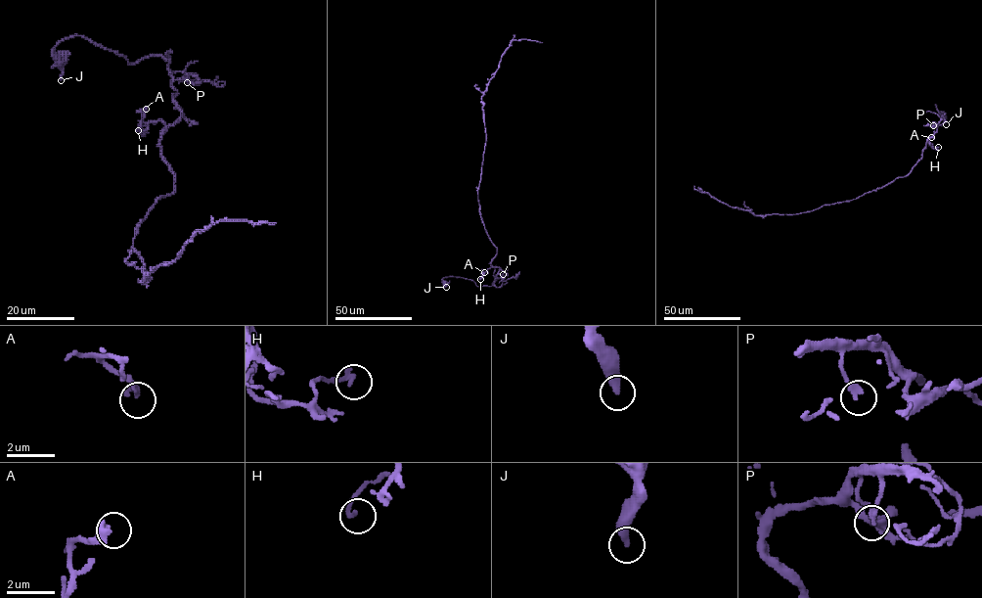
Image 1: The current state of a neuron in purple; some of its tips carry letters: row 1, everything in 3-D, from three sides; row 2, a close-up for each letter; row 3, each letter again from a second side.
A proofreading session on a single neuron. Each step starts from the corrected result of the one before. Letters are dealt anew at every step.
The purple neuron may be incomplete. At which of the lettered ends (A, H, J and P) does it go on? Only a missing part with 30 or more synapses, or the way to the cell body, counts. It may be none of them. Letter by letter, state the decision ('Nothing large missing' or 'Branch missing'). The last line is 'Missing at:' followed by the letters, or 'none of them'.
A: Nothing large missing
H: Nothing large missing
J: Nothing large missing
P: Nothing large missing
Missing at: none of them

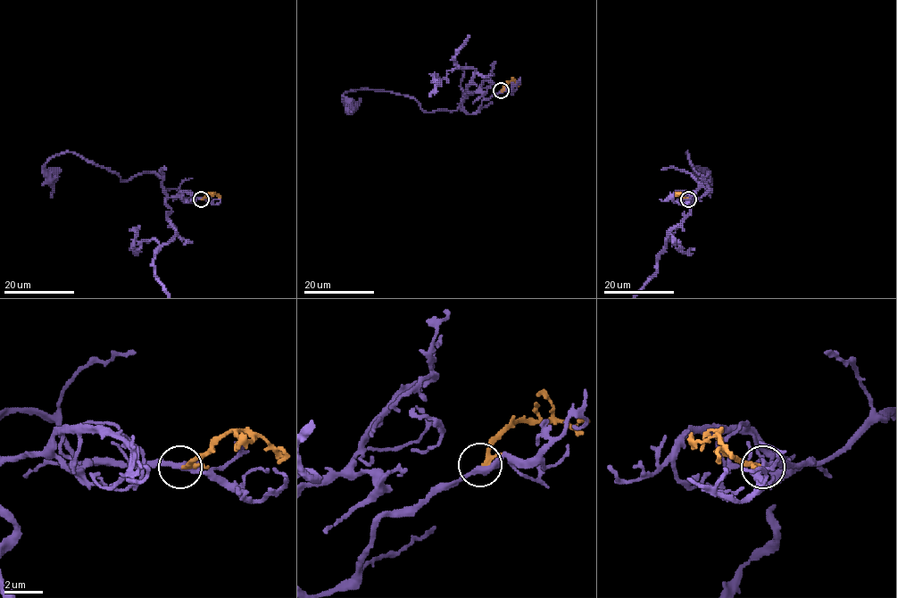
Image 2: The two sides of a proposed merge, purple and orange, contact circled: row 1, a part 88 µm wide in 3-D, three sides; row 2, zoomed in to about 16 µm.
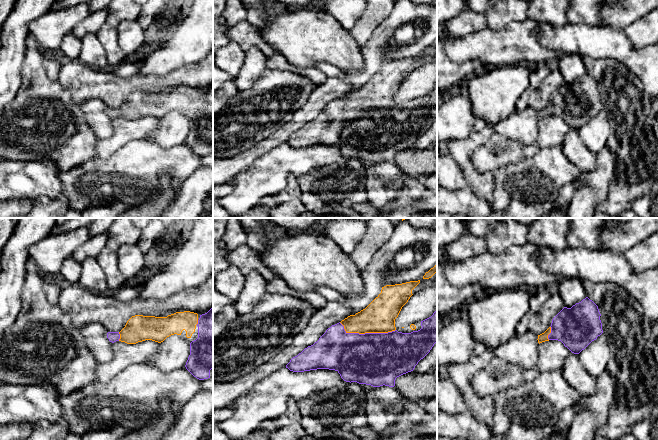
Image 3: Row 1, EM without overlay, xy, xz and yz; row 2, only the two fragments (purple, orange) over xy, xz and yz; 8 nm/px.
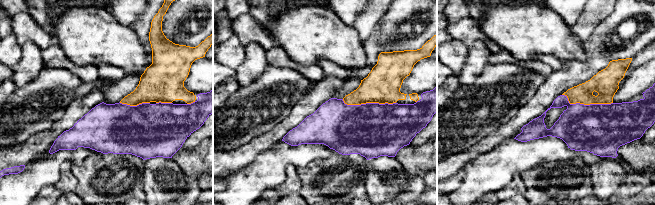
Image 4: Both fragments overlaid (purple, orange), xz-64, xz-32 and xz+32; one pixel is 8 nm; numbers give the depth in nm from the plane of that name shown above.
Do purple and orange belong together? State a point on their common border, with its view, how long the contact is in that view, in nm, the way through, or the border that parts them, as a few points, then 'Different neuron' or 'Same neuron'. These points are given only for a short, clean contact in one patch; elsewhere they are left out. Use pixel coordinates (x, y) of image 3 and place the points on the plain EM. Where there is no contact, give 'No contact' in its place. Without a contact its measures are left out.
Touches purple at xz (366, 109). Shared border 460 nm. Same neuron

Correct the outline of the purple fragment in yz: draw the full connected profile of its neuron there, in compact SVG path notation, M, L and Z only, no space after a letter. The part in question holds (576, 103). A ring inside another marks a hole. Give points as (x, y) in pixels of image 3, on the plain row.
M588 73L571 84L564 83L551 102L538 111L538 119L561 117L572 129L579 130L603 109L598 82Z

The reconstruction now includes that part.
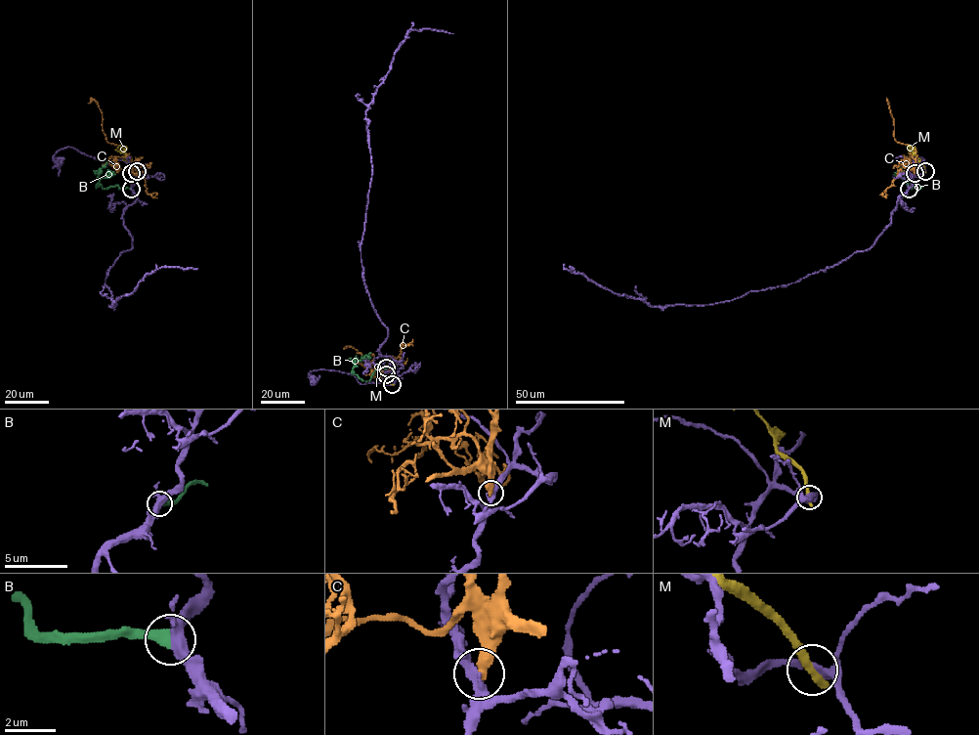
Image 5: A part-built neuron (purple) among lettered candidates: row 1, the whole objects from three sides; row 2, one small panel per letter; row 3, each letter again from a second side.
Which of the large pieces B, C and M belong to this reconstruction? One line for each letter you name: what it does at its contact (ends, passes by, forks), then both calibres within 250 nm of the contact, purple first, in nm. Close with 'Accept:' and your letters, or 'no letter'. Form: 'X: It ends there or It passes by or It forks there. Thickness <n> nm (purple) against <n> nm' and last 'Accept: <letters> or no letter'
B: It ends there. Thickness 360 nm (purple) against 360 nm
Accept: B

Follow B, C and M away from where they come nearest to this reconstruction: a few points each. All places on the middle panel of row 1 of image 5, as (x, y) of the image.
B: (386, 367), (377, 368), (368, 380), (354, 373), (354, 364), (371, 353)
C: (386, 374), (377, 374), (355, 348), (343, 349)
M: (392, 384), (380, 376), (380, 367), (373, 372)

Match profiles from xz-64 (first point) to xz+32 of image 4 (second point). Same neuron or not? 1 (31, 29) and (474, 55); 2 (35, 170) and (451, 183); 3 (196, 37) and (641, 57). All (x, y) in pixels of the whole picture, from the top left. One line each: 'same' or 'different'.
1: different
2: different
3: different

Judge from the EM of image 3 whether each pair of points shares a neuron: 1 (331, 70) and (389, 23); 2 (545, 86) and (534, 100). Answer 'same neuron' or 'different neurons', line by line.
1: different neurons
2: same neuron

